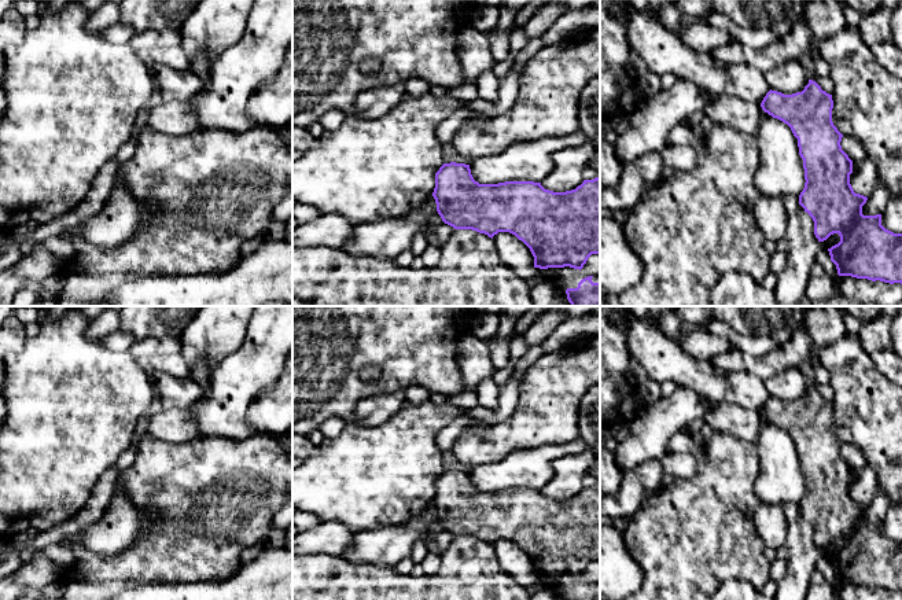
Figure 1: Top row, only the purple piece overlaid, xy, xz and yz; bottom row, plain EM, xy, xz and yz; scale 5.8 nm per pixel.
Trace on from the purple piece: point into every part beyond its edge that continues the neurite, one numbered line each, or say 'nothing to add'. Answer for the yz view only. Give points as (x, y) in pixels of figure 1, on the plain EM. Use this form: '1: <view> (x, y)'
nothing to add

